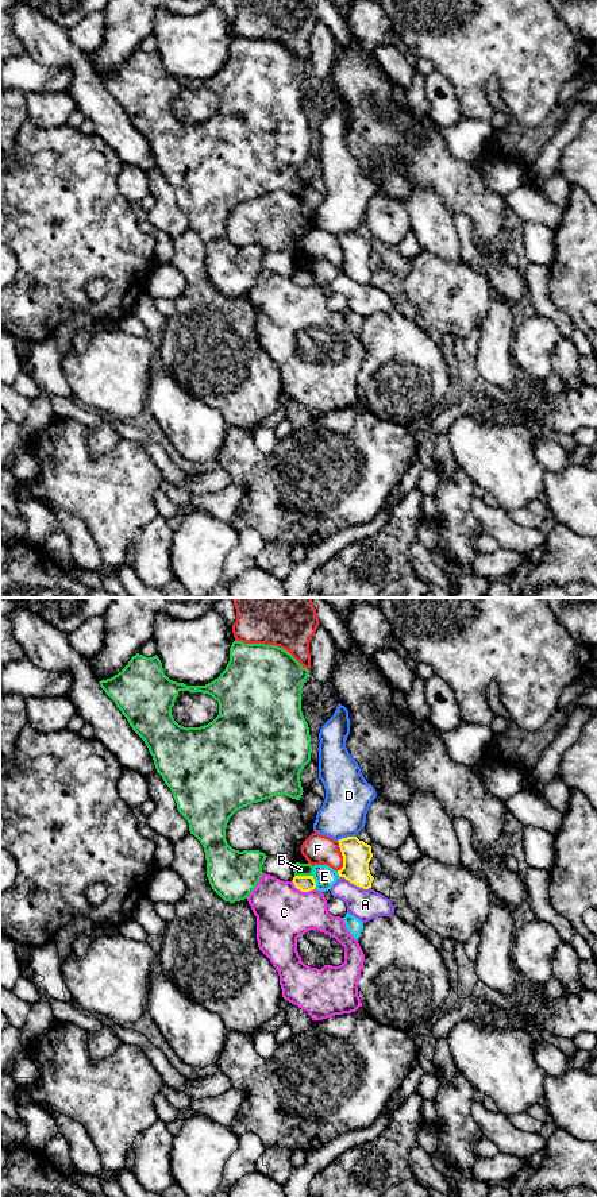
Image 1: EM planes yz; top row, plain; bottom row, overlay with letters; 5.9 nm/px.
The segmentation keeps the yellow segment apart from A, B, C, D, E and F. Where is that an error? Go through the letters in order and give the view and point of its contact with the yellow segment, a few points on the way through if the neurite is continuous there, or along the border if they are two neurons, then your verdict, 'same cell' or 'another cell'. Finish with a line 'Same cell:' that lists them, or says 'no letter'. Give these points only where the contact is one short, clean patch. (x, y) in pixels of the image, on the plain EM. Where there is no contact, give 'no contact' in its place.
A: meets yellow in yz at (355, 280); border along yz (339, 271), (359, 282), (370, 284); another cell
B: meets yellow in yz at (303, 271); border along yz (295, 270), (311, 271); another cell
C: meets yellow in yz at (301, 286); another cell
D: meets yellow in yz at (347, 232); another cell
E: meets yellow in yz at (315, 277); another cell
F: meets yellow in yz at (342, 250); another cell
Same cell: no letter

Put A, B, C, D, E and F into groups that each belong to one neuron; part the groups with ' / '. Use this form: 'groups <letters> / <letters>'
groups A / B / C / D / E / F

